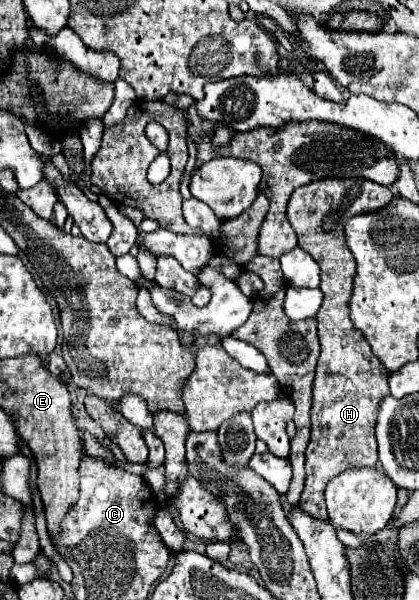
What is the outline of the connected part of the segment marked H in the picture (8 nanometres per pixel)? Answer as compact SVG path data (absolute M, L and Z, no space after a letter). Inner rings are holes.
M324 178L318 182L310 182L306 186L300 186L292 192L288 202L288 220L296 230L298 246L302 246L320 266L320 290L324 292L324 302L320 306L320 312L316 316L318 320L318 338L320 338L320 358L314 378L314 404L312 404L312 436L310 444L306 448L306 486L300 498L298 508L306 514L310 514L316 520L326 520L328 514L324 510L324 488L326 484L340 474L340 470L348 468L374 468L378 462L376 454L376 416L380 410L380 402L390 394L388 390L388 378L390 372L384 368L380 358L374 356L372 348L364 340L362 332L354 326L350 320L350 296L352 296L352 282L356 276L356 260L346 246L344 236L344 222L346 218L358 216L358 214L370 214L386 208L392 202L394 194L388 186L374 184L364 178Z

